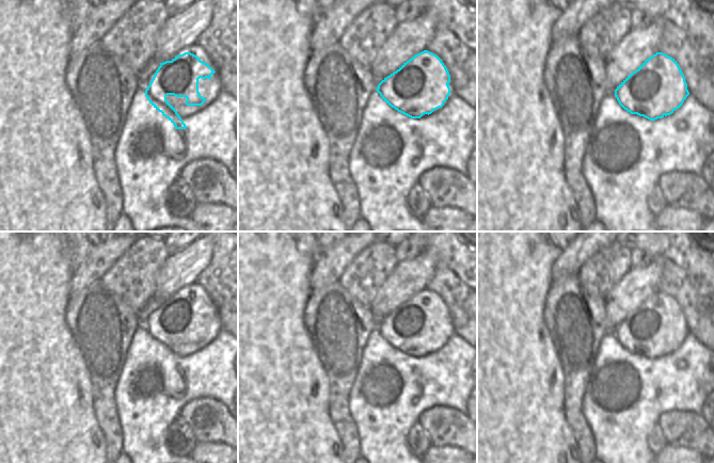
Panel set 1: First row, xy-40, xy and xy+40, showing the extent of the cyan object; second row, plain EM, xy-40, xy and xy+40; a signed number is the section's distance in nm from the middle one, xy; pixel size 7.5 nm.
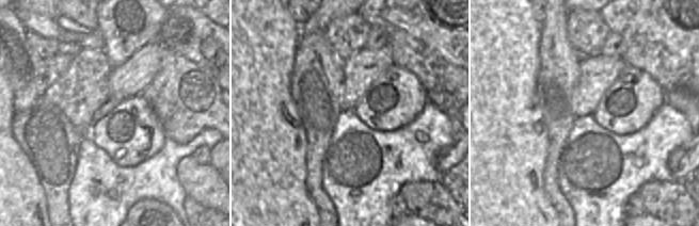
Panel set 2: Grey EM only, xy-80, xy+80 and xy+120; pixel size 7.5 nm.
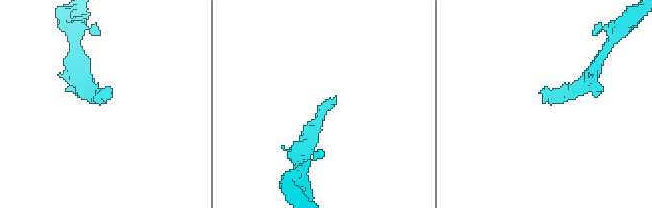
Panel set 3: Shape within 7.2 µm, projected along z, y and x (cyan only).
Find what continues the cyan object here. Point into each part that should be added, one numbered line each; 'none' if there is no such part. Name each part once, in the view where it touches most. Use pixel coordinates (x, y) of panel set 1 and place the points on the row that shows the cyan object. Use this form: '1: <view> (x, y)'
1: xy+40 (622, 125)

